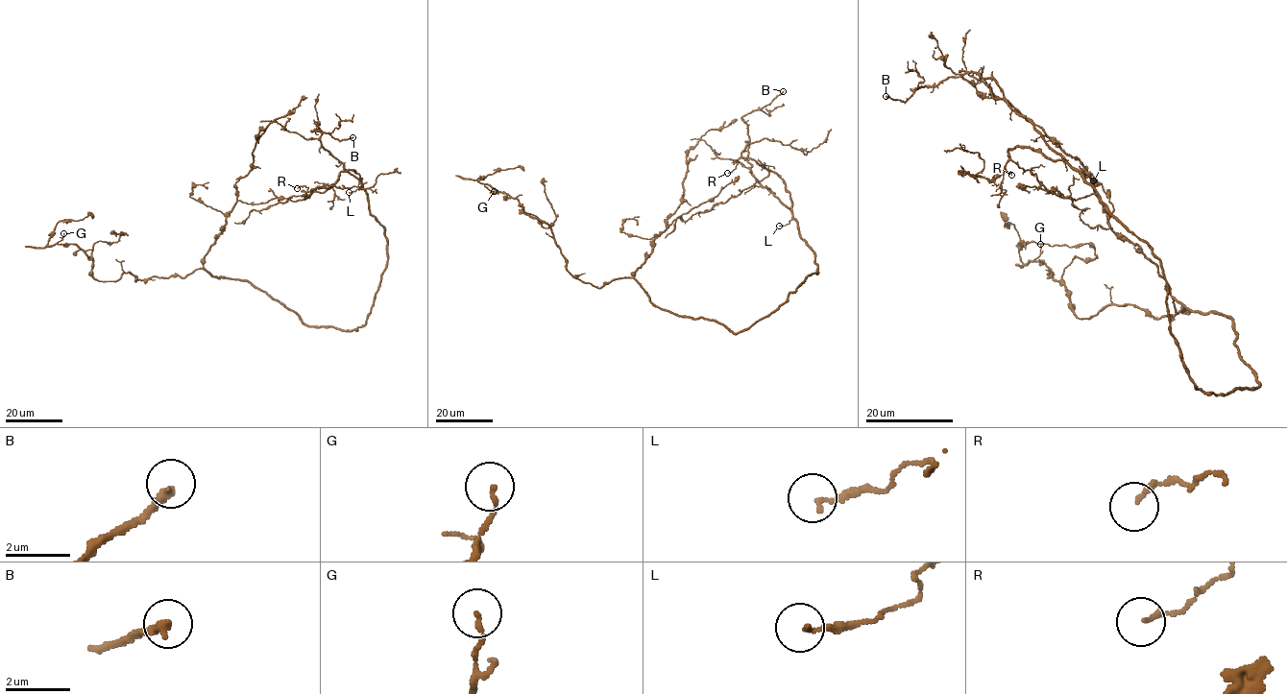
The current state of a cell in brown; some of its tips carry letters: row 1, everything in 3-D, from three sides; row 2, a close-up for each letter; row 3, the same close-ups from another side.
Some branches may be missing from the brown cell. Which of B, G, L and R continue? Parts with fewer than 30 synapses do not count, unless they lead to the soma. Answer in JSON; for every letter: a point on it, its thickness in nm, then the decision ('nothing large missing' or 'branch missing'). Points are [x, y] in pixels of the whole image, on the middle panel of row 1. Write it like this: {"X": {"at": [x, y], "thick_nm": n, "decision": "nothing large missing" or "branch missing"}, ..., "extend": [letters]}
{"B": {"at": [783, 91], "thick_nm": 280, "decision": "nothing large missing"}, "G": {"at": [494, 191], "thick_nm": 120, "decision": "nothing large missing"}, "L": {"at": [779, 226], "thick_nm": 150, "decision": "nothing large missing"}, "R": {"at": [727, 173], "thick_nm": 160, "decision": "nothing large missing"}, "extend": []}

